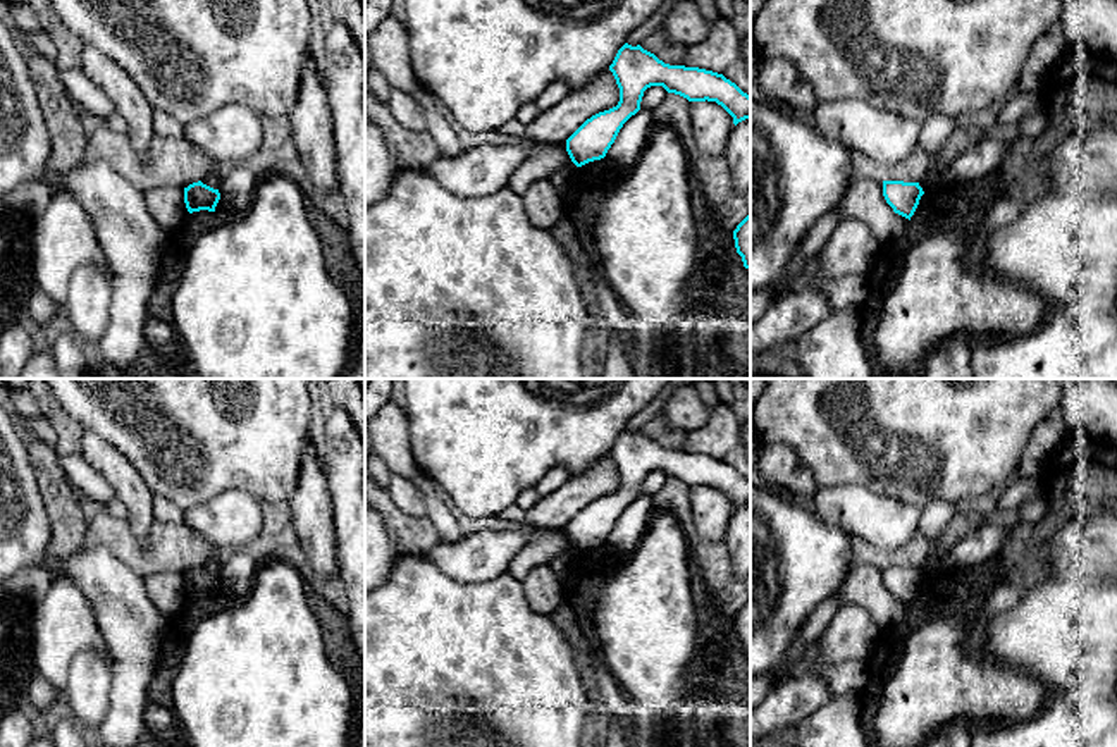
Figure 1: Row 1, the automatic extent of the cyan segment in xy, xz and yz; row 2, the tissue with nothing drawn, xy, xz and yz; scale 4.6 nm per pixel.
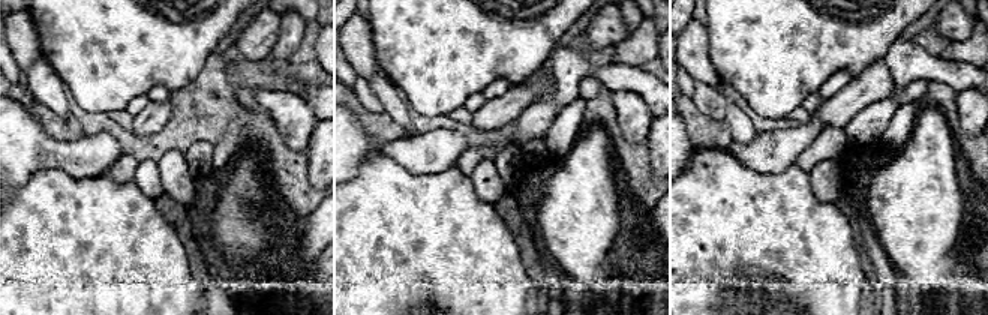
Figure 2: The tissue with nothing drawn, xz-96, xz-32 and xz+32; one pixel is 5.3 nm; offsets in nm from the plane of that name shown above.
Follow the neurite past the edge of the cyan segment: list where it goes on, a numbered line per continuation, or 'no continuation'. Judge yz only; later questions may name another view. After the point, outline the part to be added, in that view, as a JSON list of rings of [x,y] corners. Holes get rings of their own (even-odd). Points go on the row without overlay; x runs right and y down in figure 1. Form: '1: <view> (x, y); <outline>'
no continuation

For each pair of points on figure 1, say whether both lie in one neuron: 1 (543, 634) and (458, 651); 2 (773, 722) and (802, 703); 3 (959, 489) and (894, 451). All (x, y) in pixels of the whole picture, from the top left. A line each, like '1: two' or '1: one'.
1: one
2: one
3: one

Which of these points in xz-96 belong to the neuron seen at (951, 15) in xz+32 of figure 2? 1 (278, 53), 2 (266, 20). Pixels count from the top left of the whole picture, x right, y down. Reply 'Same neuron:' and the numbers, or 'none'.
Same neuron: 2

